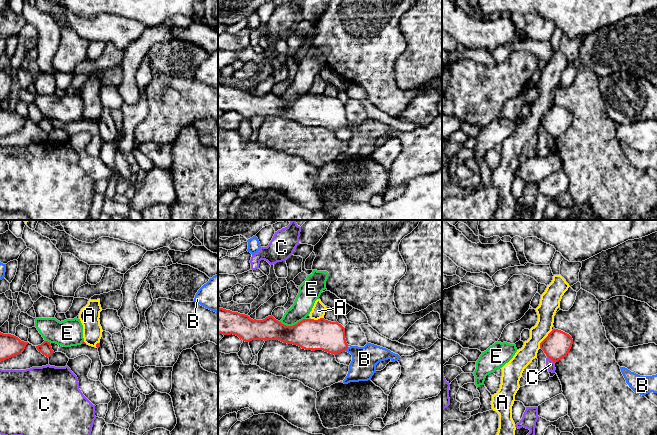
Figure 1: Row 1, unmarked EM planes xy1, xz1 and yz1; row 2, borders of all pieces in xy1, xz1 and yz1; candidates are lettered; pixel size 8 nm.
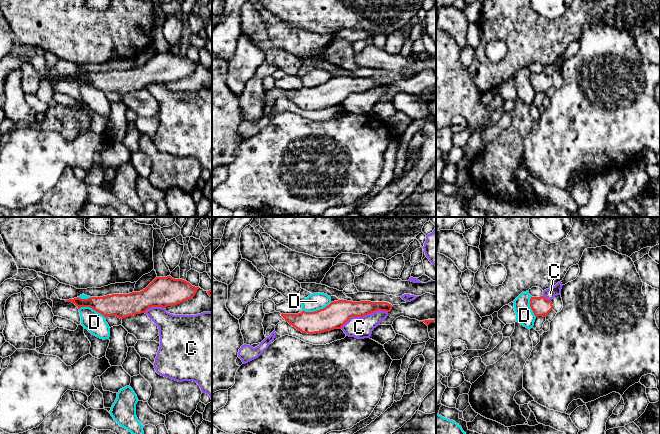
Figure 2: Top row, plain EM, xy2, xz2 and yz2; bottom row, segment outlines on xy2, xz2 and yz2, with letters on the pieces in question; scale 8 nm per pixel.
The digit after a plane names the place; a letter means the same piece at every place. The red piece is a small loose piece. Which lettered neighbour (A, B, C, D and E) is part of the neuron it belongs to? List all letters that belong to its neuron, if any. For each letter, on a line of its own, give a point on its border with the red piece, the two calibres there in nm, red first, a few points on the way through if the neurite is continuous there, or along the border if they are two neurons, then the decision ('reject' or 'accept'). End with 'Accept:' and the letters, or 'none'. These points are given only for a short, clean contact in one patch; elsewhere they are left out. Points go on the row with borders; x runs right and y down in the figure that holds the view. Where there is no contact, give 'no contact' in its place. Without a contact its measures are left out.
A: contact yz1 (544, 339); calibres 220 and 150 nm; border yz1 (552, 330), (540, 343), (539, 347); reject
B: contact xz1 (346, 349); calibres 240 and 200 nm; way xz1 (321, 334), (328, 336), (346, 349), (354, 350), (364, 359); accept
C: contact xz2 (363, 315); calibres 200 and 180 nm; reject
D: contact xz2 (317, 310); calibres 200 and 140 nm; border xz2 (331, 302), (313, 311), (302, 311); reject
E: contact xz1 (291, 326); calibres 260 and 160 nm; border xz1 (304, 318), (292, 325), (284, 325), (278, 321); reject
Accept: B

